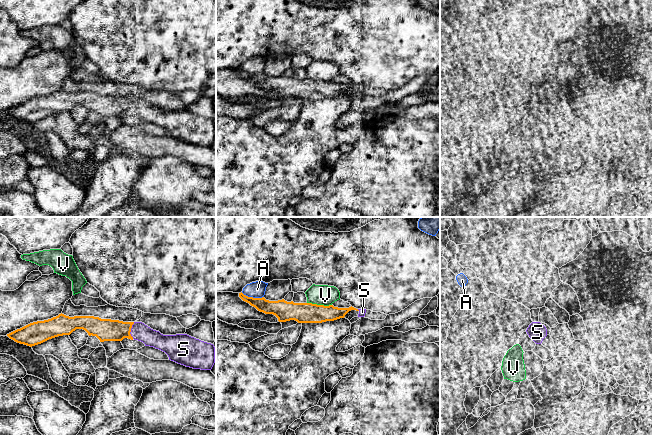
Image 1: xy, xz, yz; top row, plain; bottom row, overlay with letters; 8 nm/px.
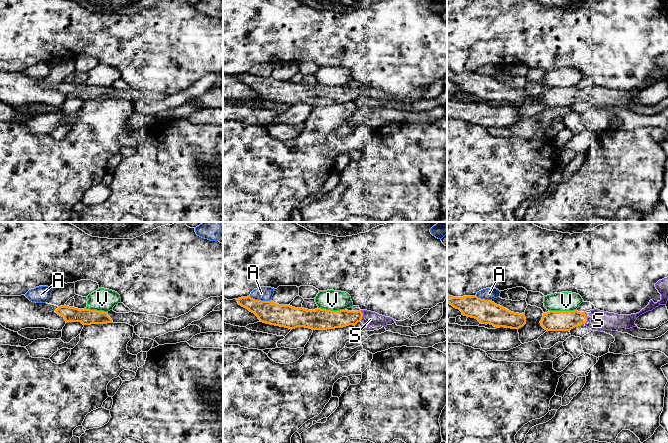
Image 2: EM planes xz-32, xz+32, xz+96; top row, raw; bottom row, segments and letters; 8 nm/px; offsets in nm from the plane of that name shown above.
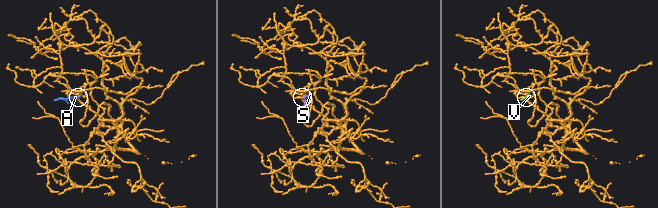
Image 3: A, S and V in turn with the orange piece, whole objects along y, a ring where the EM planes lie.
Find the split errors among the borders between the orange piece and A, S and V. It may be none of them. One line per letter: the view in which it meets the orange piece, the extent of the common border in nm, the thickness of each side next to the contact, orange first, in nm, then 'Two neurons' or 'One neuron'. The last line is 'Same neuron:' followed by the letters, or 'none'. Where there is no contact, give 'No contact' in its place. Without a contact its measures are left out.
A: Touches orange in xz. Shared border 190 nm. Thickness 140 nm (orange) against 130 nm. Two neurons
S: Touches orange in xy. Shared border 140 nm. Thickness 180 nm (orange) against 140 nm. One neuron
V: Touches orange in xz. Shared border 200 nm. Thickness 160 nm (orange) against 160 nm. Two neurons
Same neuron: S

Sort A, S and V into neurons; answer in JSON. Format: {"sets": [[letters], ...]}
{"sets": [["A", "V"], ["S"]]}

